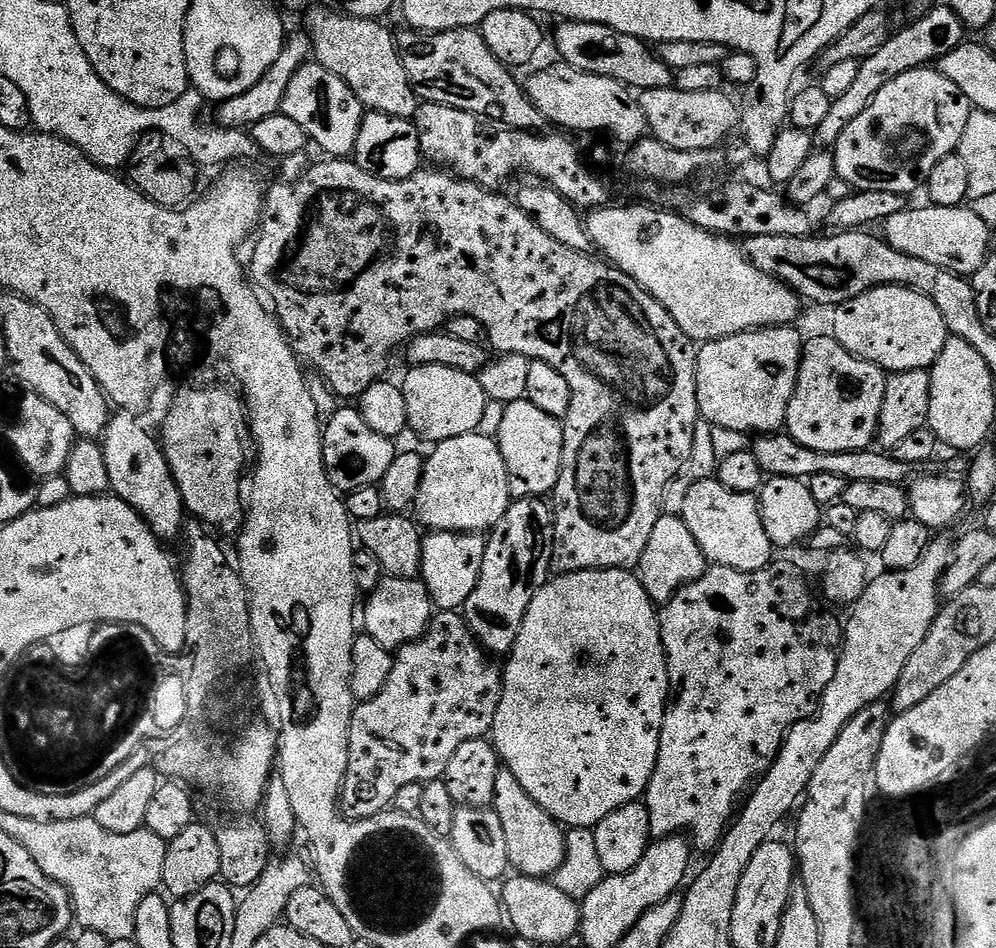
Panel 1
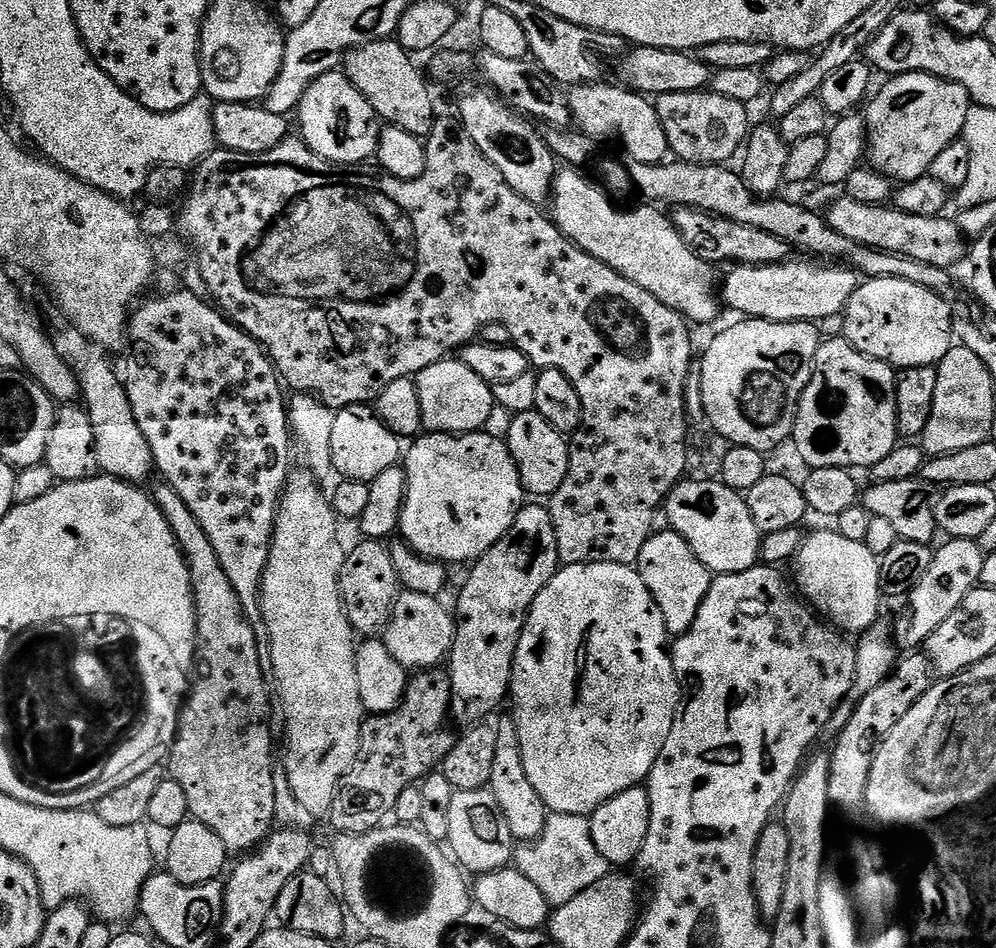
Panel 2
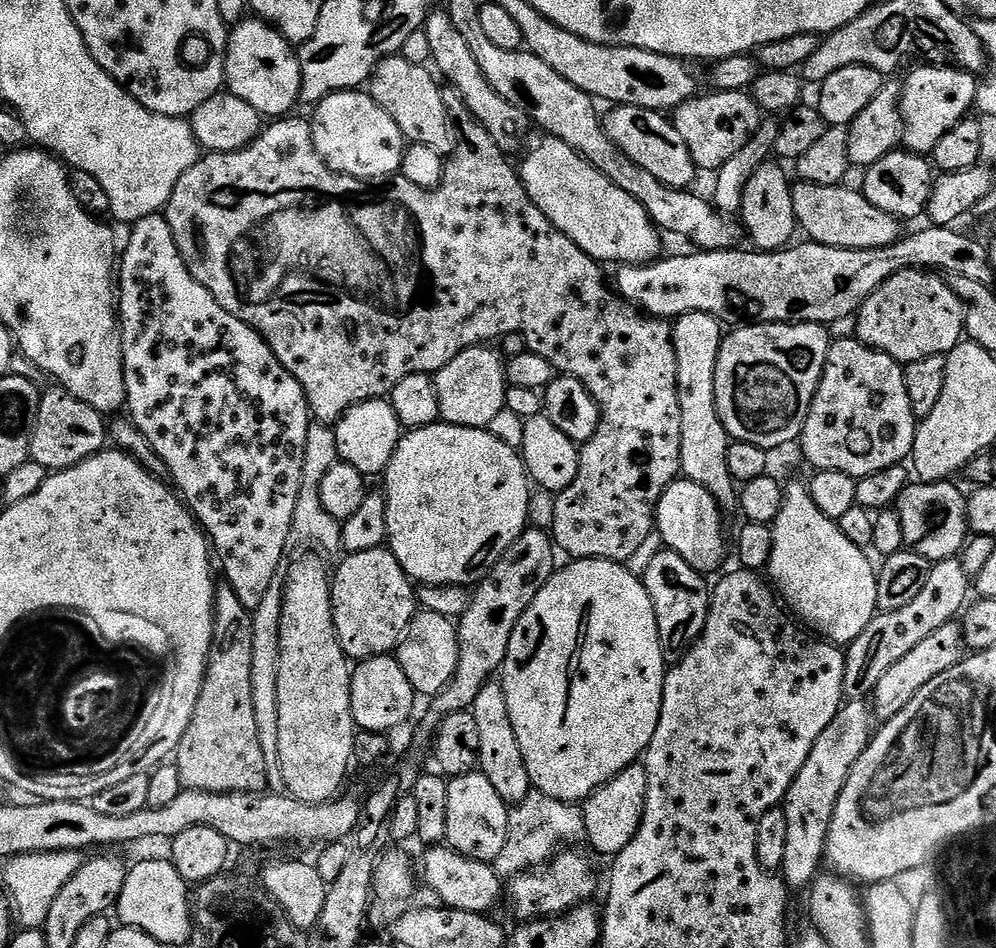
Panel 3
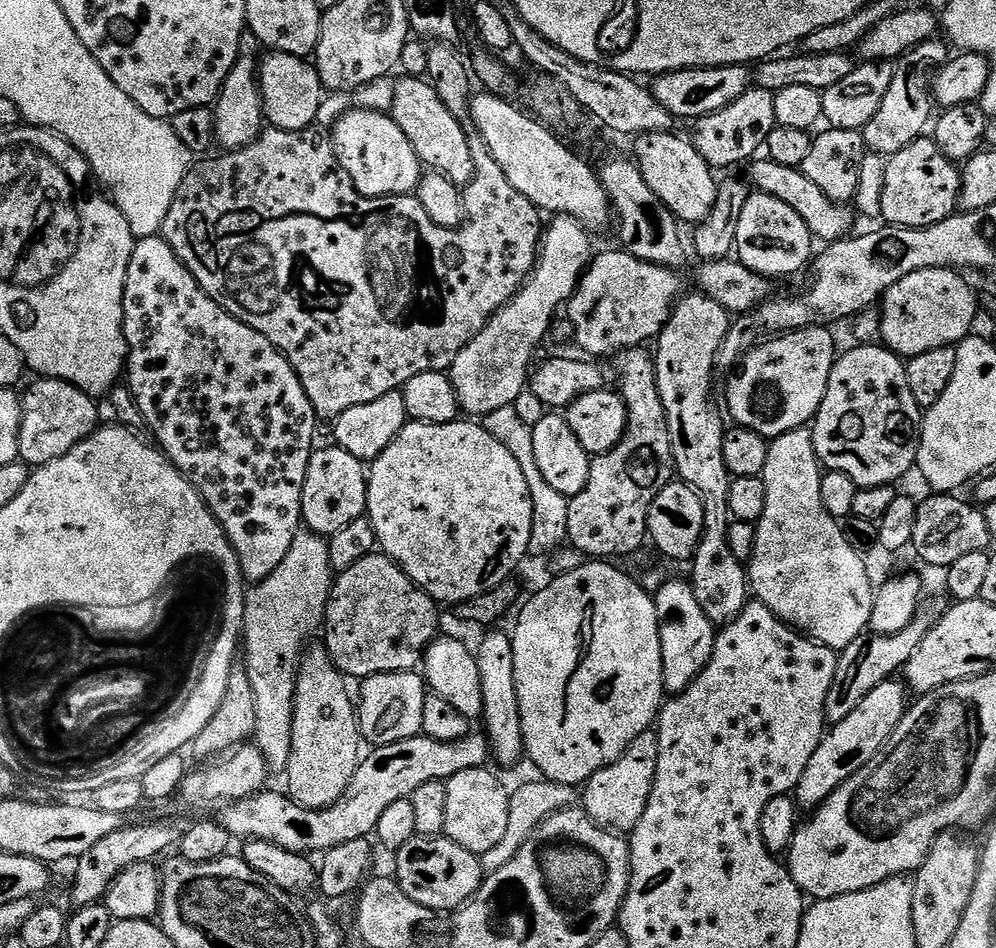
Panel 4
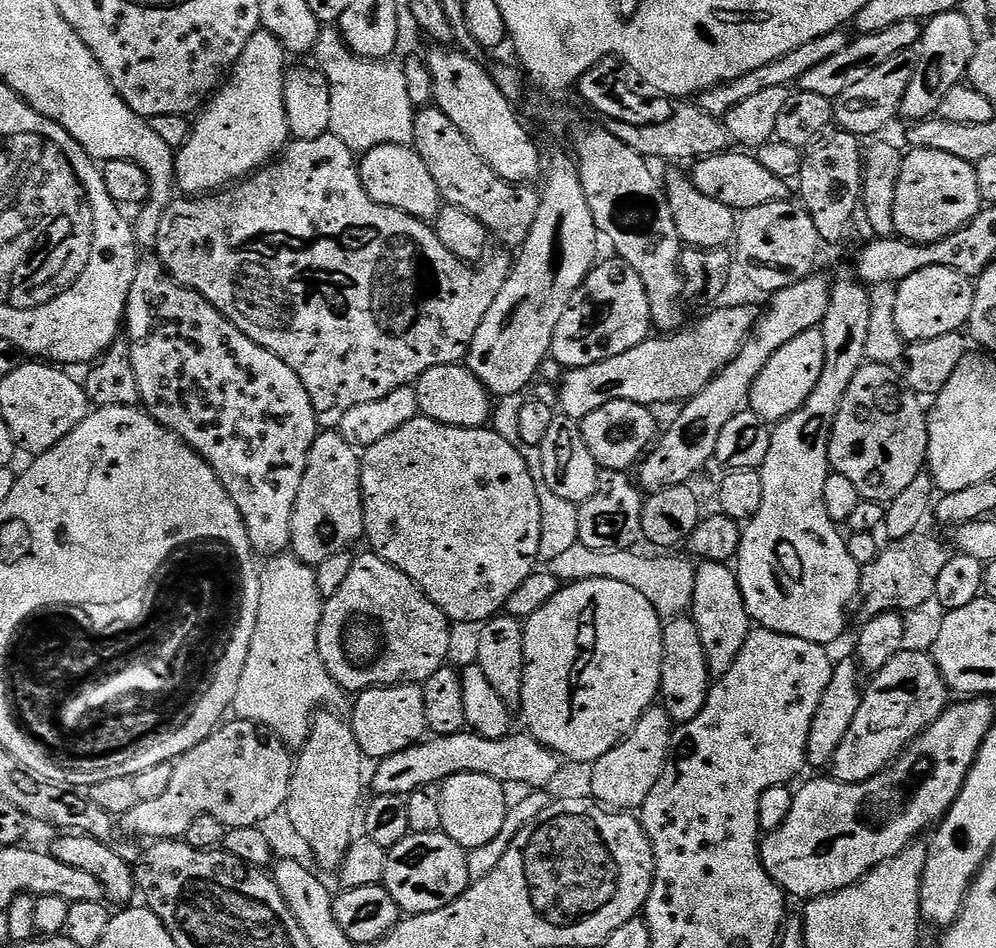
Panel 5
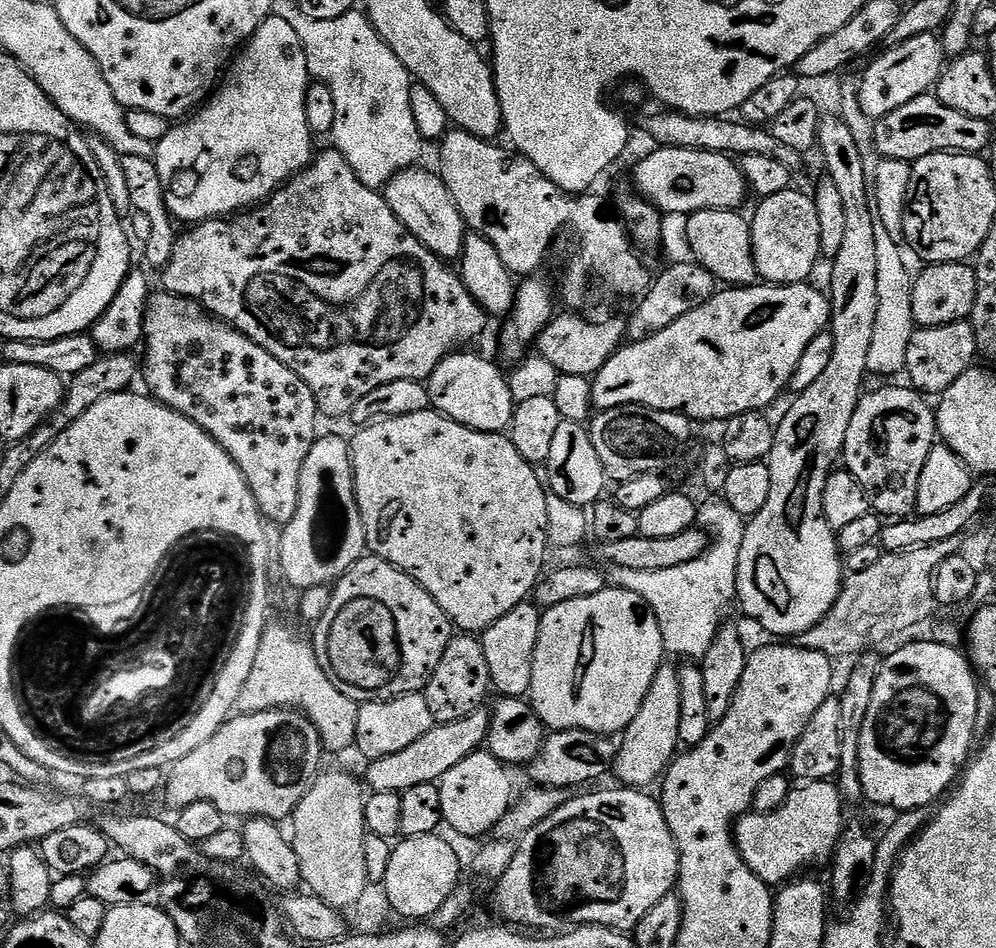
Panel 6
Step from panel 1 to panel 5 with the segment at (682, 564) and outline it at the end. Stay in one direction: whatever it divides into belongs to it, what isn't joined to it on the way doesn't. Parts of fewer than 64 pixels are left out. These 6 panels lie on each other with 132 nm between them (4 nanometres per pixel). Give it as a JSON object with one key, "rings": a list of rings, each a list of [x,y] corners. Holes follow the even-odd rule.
{"rings":[[[672,618],[663,625],[664,653],[662,654],[662,678],[660,695],[662,707],[668,711],[673,725],[694,722],[702,714],[702,706],[708,701],[710,673],[706,666],[706,650],[702,650],[702,637],[691,618]]]}

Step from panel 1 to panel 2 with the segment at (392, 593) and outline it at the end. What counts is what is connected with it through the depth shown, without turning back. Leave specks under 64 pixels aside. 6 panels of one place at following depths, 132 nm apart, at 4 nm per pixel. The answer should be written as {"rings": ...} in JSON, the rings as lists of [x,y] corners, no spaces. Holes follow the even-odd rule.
{"rings":[[[401,591],[397,598],[382,639],[386,650],[390,650],[390,654],[394,654],[396,661],[404,668],[432,670],[449,659],[452,643],[456,641],[456,620],[453,613],[449,609],[448,613],[440,603],[435,596],[405,591]]]}

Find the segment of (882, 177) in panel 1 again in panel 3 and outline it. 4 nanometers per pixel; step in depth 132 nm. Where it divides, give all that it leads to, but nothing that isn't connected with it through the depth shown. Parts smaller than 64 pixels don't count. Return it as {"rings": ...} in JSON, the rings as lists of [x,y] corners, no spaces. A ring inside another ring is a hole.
{"rings":[[[923,67],[914,69],[900,90],[900,117],[904,123],[902,144],[907,151],[931,154],[942,134],[973,111],[978,80],[973,73],[963,72],[961,68]]]}

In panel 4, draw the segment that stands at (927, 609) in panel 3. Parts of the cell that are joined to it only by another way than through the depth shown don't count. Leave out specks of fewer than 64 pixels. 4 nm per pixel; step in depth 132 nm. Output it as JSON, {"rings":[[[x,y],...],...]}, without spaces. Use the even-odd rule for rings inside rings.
{"rings":[[[917,618],[913,624],[906,626],[906,630],[898,634],[889,636],[872,634],[865,640],[850,642],[850,646],[846,646],[839,653],[836,662],[834,682],[830,686],[830,694],[826,694],[825,721],[829,725],[842,722],[842,718],[846,718],[846,714],[850,714],[850,710],[854,710],[858,702],[862,702],[862,698],[870,694],[870,690],[874,690],[883,680],[893,679],[897,675],[896,671],[899,673],[910,662],[910,658],[914,657],[914,652],[918,650],[925,633],[926,625],[924,626],[923,619]]]}

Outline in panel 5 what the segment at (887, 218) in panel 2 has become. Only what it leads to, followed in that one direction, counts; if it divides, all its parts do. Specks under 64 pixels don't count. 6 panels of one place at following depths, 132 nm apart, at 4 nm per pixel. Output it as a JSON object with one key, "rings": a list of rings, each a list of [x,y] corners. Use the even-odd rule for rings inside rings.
{"rings":[[[729,150],[695,161],[696,169],[690,172],[690,179],[698,190],[702,190],[702,194],[706,194],[712,200],[722,202],[733,210],[747,210],[766,206],[771,200],[789,199],[789,185],[785,180],[770,174],[770,170],[766,170],[766,166],[762,166],[762,162],[758,162],[755,155],[744,150],[736,151],[740,152]]]}

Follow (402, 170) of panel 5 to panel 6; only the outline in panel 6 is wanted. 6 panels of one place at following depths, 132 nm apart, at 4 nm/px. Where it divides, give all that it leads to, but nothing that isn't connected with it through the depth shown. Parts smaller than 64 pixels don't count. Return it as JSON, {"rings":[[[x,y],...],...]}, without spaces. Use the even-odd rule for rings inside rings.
{"rings":[[[413,166],[400,172],[382,190],[384,201],[394,210],[394,214],[406,226],[418,242],[426,245],[430,251],[445,262],[459,261],[466,235],[466,225],[450,190],[435,172],[427,172],[424,166]]]}

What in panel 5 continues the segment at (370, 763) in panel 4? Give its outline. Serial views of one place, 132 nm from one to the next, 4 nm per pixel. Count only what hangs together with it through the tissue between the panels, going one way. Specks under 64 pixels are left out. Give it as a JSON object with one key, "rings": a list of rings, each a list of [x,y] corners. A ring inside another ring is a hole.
{"rings":[[[465,730],[449,736],[437,736],[425,739],[419,744],[410,746],[398,754],[388,756],[375,765],[376,773],[371,773],[370,788],[375,795],[407,797],[409,792],[418,790],[418,786],[440,784],[458,774],[486,774],[500,784],[508,782],[526,782],[531,790],[547,789],[554,774],[562,765],[557,756],[542,742],[527,734],[509,734],[502,738],[482,738],[477,732]]]}

